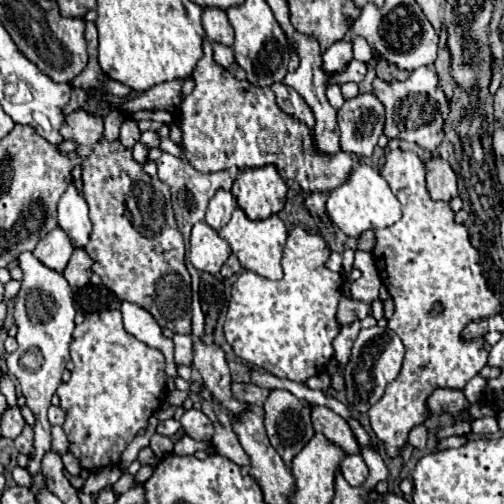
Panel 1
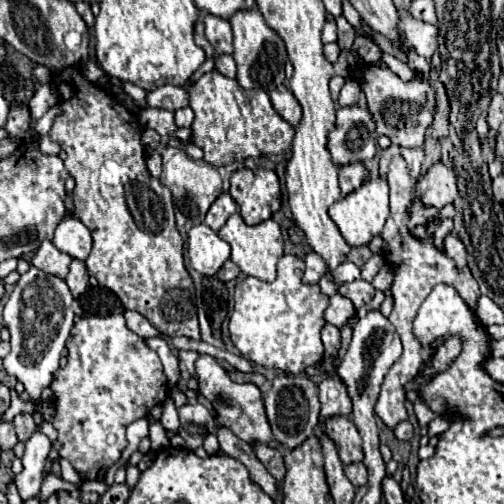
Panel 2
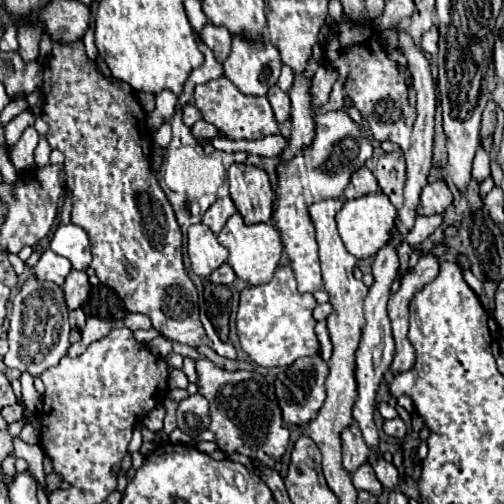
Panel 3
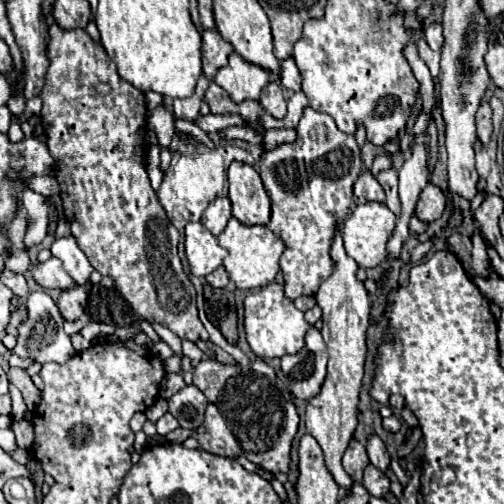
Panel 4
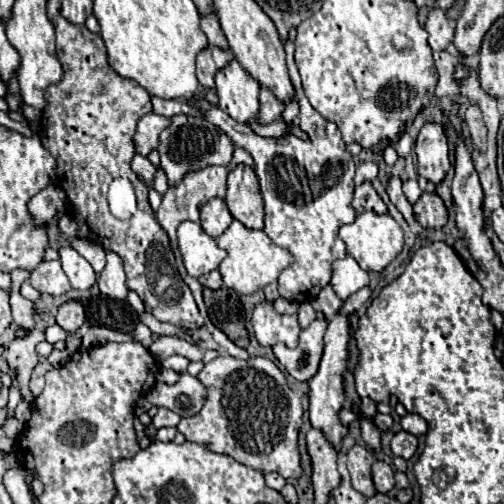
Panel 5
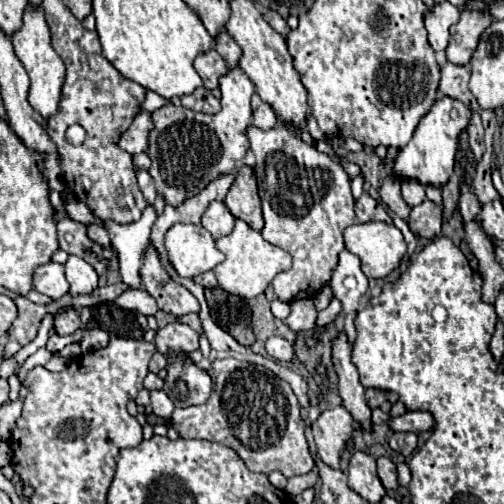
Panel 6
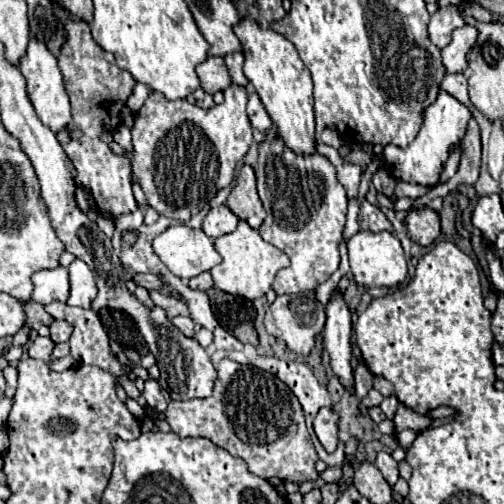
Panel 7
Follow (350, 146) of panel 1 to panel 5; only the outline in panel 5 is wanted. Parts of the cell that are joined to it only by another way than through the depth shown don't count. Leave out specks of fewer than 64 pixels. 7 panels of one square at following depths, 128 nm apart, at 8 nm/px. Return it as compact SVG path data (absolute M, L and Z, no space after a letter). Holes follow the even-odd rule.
M286 40L288 72L296 88L302 130L308 134L308 140L300 140L292 134L286 134L282 138L258 136L250 128L250 124L236 124L226 112L210 104L206 98L188 100L188 104L200 110L208 122L220 126L236 146L242 146L252 154L254 170L260 180L260 192L264 198L264 232L276 246L286 248L294 256L294 262L286 270L282 270L278 278L278 292L282 298L300 304L312 302L318 296L318 292L330 282L332 262L346 256L346 246L338 238L338 228L342 224L354 222L356 218L356 212L352 208L352 178L356 166L352 156L346 152L346 144L336 124L324 120L304 96L292 52L292 42ZM302 168L306 170L306 180L302 176Z

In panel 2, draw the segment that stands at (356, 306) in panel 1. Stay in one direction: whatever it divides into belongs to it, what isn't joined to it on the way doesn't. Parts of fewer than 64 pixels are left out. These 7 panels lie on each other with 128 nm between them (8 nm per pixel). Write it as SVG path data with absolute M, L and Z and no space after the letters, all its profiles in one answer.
M334 294L334 296L330 298L328 308L324 310L324 318L326 318L326 322L334 324L336 328L342 328L342 326L346 324L346 320L348 320L352 314L354 314L354 306L352 306L352 302L350 302L348 298L340 296L340 294Z

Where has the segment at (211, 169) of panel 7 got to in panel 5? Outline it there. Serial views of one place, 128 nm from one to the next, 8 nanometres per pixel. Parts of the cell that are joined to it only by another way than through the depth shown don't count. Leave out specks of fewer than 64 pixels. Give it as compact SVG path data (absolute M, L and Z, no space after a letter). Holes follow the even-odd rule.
M236 60L216 74L216 90L220 96L220 108L230 118L240 124L256 118L260 86ZM178 114L170 118L170 124L160 134L158 144L160 154L160 170L166 174L168 186L176 186L188 172L196 172L208 166L228 166L232 160L232 154L236 150L236 144L214 124L202 118L194 118L186 114Z

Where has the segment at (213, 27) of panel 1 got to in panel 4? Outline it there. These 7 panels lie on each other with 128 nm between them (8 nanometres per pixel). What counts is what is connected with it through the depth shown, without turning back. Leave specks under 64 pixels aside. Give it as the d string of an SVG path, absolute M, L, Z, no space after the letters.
M204 30L202 34L202 72L208 80L228 64L228 56L232 54L232 44L228 44L216 30Z

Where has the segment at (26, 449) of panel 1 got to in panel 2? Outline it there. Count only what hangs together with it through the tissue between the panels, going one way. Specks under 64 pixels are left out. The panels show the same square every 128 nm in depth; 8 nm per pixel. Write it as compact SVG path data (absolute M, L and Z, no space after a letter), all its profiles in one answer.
M16 414L14 420L12 420L12 424L16 428L16 434L18 434L20 442L26 442L34 434L34 430L36 430L34 418L30 414Z

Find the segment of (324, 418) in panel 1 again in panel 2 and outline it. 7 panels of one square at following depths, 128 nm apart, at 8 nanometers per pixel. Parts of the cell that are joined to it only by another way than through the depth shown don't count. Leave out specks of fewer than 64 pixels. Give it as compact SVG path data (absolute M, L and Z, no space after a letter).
M336 416L326 420L326 432L334 440L340 460L344 464L354 464L362 462L364 452L362 452L362 438L354 426L354 422L346 416Z

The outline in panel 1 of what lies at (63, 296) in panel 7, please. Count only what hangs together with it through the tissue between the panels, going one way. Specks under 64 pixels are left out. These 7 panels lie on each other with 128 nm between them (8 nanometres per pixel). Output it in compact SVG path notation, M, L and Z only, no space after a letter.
M54 228L44 240L40 240L40 244L34 250L34 256L48 266L50 270L56 272L64 272L70 256L74 252L72 242L68 240L66 232L62 228Z

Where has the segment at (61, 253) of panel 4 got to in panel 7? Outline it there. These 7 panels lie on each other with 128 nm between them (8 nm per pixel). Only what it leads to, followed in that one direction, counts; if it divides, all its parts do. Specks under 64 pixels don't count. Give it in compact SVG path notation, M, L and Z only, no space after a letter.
M74 260L70 266L70 306L90 308L92 300L96 298L96 282L90 268L82 260Z

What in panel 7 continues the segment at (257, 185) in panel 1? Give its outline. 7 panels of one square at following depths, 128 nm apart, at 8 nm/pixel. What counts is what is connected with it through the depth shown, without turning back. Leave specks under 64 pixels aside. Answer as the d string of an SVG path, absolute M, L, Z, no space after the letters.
M248 164L242 166L242 170L238 172L238 178L236 178L236 186L232 188L226 204L240 220L248 222L254 230L260 228L266 212L264 212L264 206L256 192L256 176L254 176L252 166L248 166Z

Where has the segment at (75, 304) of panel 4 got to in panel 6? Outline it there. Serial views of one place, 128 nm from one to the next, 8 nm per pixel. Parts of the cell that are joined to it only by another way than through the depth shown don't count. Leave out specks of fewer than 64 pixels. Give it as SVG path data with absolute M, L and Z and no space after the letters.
M68 310L54 320L54 330L58 336L66 336L66 334L74 334L80 328L80 324L82 324L80 314L76 310Z

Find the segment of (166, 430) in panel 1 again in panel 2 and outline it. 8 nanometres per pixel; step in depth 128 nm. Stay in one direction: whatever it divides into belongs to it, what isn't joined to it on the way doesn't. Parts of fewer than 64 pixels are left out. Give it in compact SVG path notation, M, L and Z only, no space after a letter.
M172 398L164 400L164 404L162 404L160 422L162 422L162 426L164 426L168 432L176 432L176 430L178 430L178 426L180 426L180 422L178 422L178 410L176 410Z

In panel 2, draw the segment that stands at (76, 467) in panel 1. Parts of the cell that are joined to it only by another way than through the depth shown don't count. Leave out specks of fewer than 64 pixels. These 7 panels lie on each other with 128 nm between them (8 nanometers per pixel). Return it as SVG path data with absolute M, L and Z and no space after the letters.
M59 459L60 467L61 467L61 477L64 481L73 483L73 484L79 484L82 482L82 479L80 476L78 476L78 473L74 470L72 465L64 459Z

